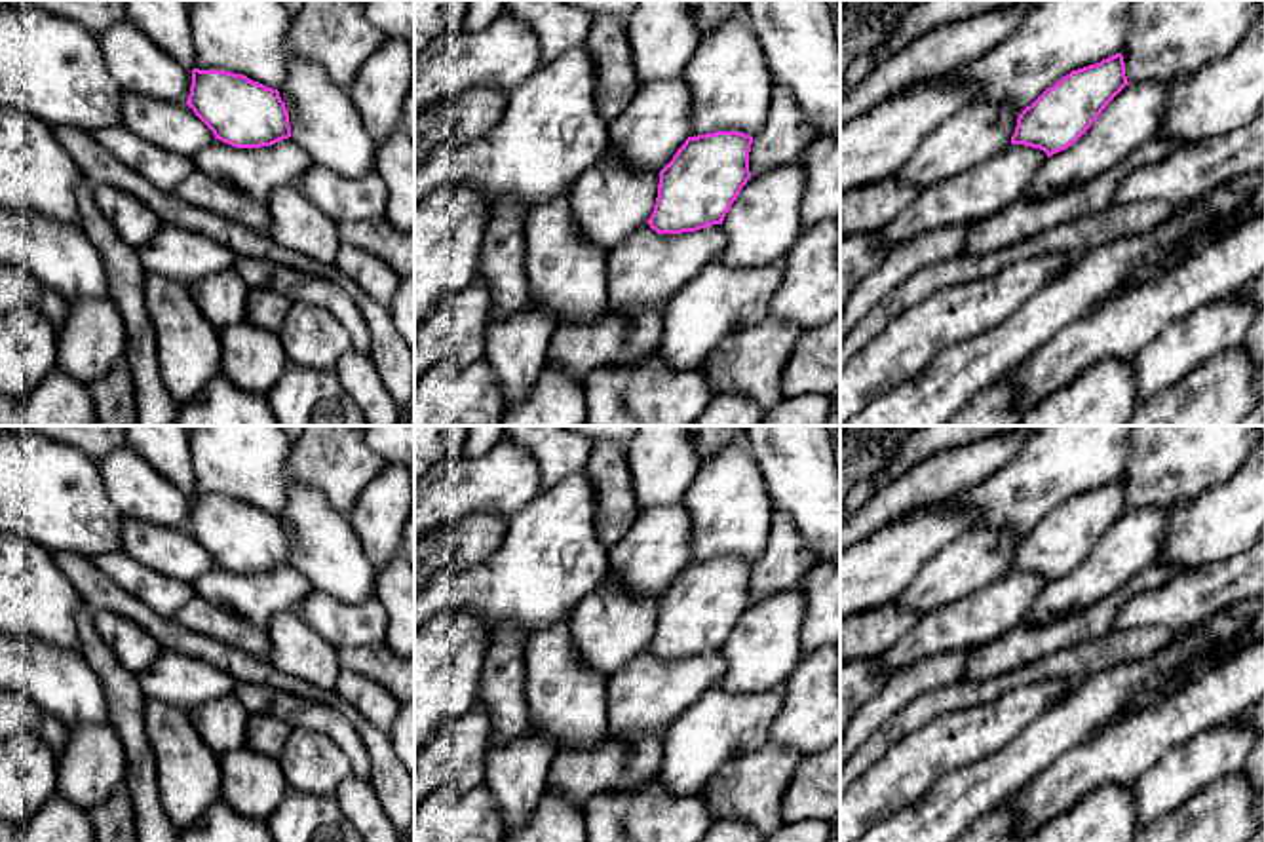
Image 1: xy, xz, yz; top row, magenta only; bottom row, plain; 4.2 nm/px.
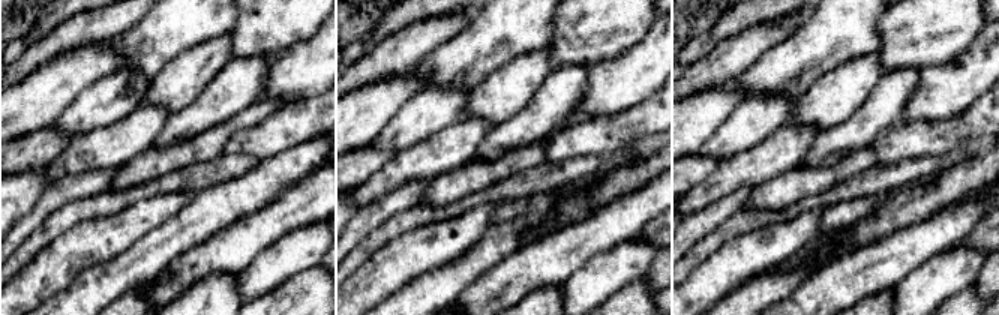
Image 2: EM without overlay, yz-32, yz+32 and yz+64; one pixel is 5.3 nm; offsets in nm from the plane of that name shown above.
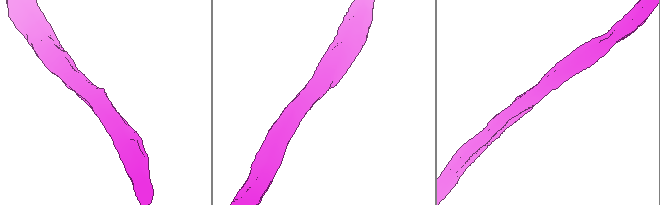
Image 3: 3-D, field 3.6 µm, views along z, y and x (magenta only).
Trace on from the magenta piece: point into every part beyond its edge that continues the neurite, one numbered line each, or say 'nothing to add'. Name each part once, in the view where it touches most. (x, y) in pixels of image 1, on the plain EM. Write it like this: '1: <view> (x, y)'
nothing to add

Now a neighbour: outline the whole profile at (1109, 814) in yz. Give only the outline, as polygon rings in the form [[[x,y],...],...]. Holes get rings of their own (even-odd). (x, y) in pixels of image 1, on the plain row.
[[[1106,785],[1023,842],[1133,842],[1139,832],[1133,785]]]

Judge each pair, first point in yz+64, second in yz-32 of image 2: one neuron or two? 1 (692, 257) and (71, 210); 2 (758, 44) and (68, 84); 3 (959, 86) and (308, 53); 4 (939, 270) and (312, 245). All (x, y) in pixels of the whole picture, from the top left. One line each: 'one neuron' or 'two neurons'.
1: one neuron
2: two neurons
3: one neuron
4: one neuron

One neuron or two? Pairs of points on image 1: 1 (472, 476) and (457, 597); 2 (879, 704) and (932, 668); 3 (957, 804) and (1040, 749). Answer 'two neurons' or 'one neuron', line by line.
1: two neurons
2: one neuron
3: one neuron

